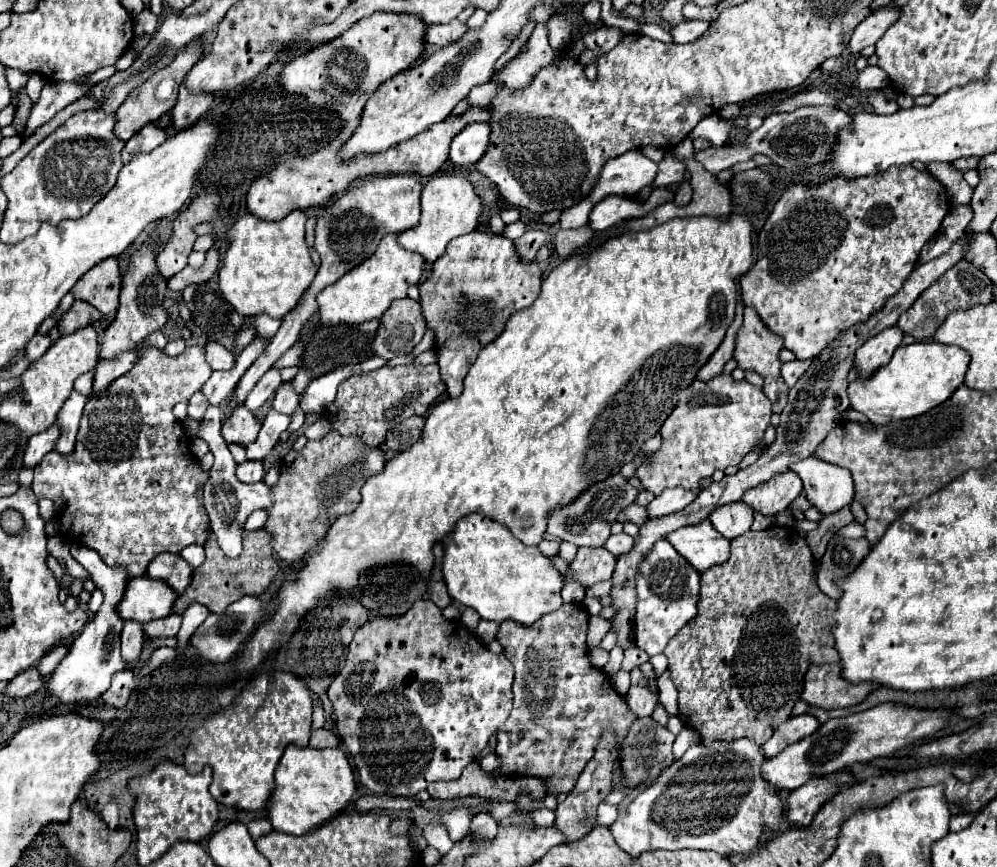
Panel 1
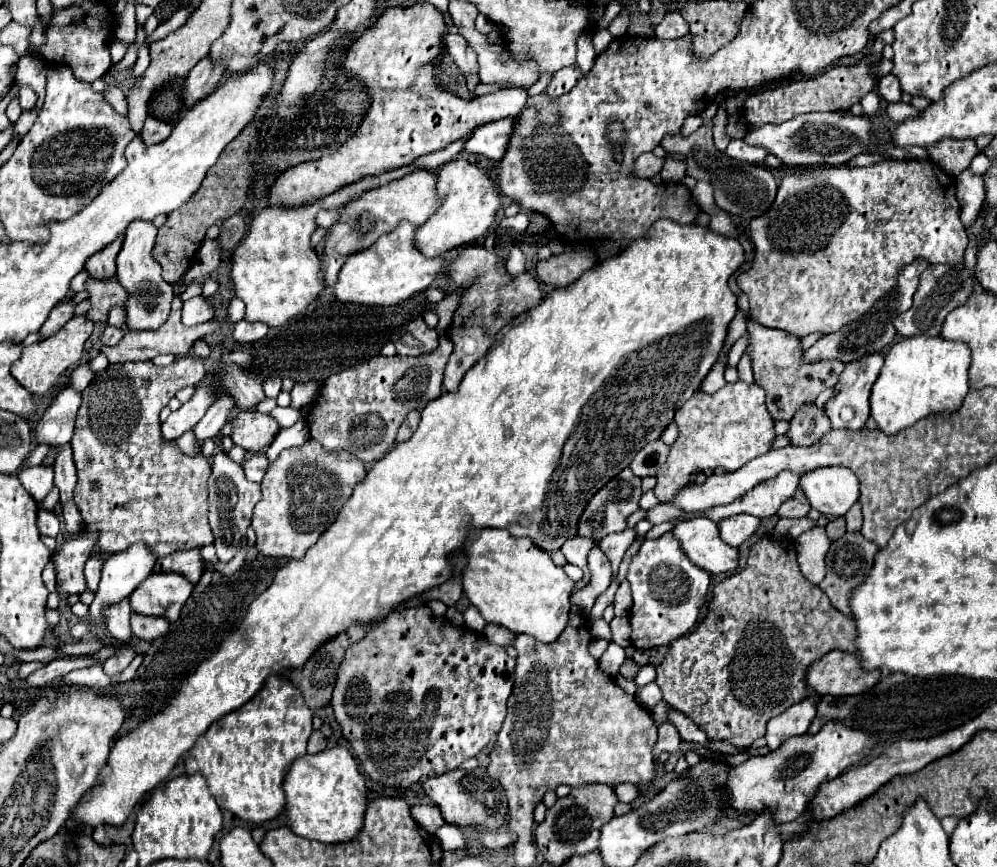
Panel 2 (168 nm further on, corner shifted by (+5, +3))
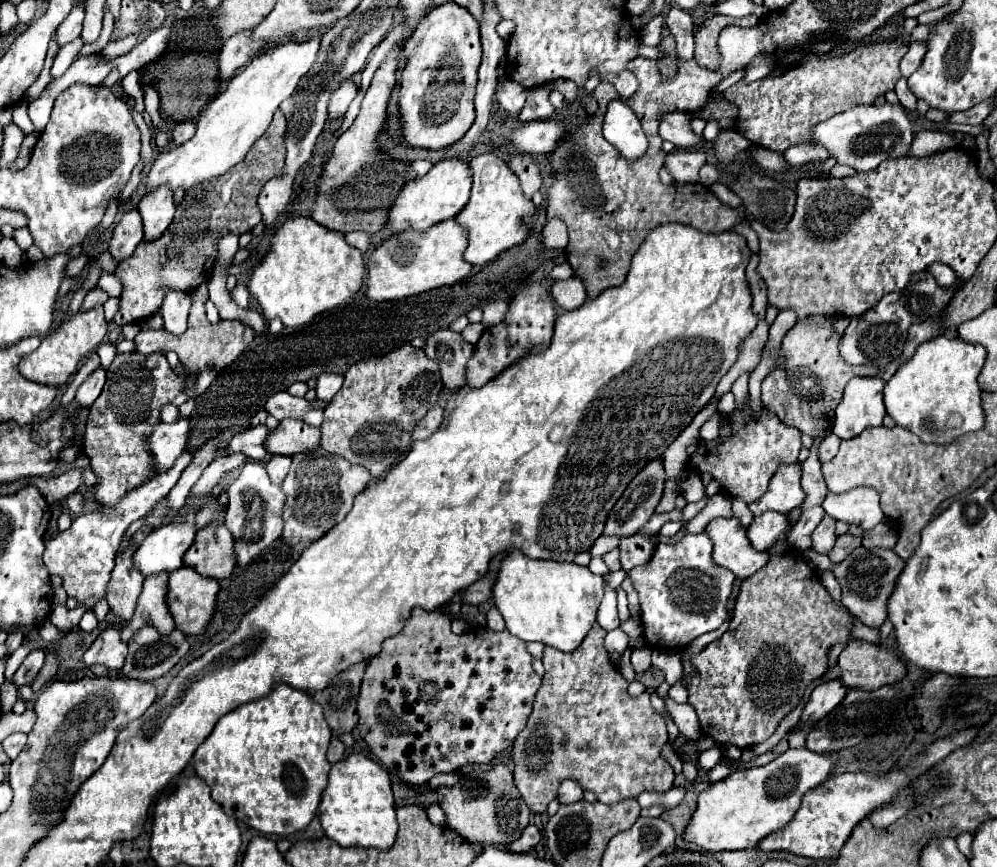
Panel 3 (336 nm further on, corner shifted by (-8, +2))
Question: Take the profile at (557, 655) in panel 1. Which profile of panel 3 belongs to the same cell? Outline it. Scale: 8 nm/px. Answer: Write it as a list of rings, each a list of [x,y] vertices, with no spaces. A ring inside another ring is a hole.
[[[594,623],[582,645],[572,653],[562,653],[552,647],[544,647],[544,677],[534,699],[534,709],[528,717],[526,727],[518,733],[512,747],[514,761],[514,783],[524,797],[532,813],[546,813],[546,807],[556,799],[558,785],[564,779],[580,783],[584,789],[594,791],[598,801],[612,805],[626,797],[638,797],[642,791],[668,791],[674,783],[672,767],[660,757],[664,743],[668,741],[668,731],[662,715],[658,715],[650,705],[650,695],[640,697],[628,695],[628,681],[610,661],[604,651],[606,631]]]

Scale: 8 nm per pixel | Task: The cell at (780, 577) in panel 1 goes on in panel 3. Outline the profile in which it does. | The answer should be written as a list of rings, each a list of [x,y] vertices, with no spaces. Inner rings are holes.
[[[786,549],[786,555],[770,557],[760,571],[742,581],[728,631],[692,655],[692,673],[682,677],[688,689],[688,703],[698,713],[702,735],[714,737],[716,743],[732,743],[740,749],[766,741],[774,735],[778,723],[798,707],[806,687],[826,673],[828,649],[852,641],[852,629],[854,621],[848,609],[834,603],[824,585],[820,585],[818,573],[798,549]]]

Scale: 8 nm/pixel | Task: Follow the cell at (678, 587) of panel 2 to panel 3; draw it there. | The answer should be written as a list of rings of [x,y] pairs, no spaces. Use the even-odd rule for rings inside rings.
[[[706,533],[684,535],[674,545],[660,543],[646,565],[630,571],[640,595],[640,619],[644,639],[654,649],[678,649],[696,637],[718,629],[726,619],[726,603],[732,593],[734,575],[712,561],[712,543]]]

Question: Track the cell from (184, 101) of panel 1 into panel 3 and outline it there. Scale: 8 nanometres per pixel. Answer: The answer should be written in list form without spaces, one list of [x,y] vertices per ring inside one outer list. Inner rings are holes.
[[[242,31],[232,35],[220,49],[218,55],[218,71],[220,79],[226,81],[232,77],[240,67],[246,67],[256,53],[260,53],[264,47],[264,41],[250,39],[250,31]]]

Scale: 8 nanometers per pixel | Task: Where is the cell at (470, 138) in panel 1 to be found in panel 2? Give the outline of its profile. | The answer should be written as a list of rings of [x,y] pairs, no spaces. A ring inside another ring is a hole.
[[[503,118],[483,124],[465,142],[465,150],[499,162],[507,152],[513,126],[515,126],[515,118]]]

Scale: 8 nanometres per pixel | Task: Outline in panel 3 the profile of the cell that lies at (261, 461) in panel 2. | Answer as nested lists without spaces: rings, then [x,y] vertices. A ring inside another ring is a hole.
[[[272,455],[272,459],[266,463],[266,471],[270,475],[270,481],[274,485],[280,485],[288,473],[290,467],[290,457],[286,455]]]

